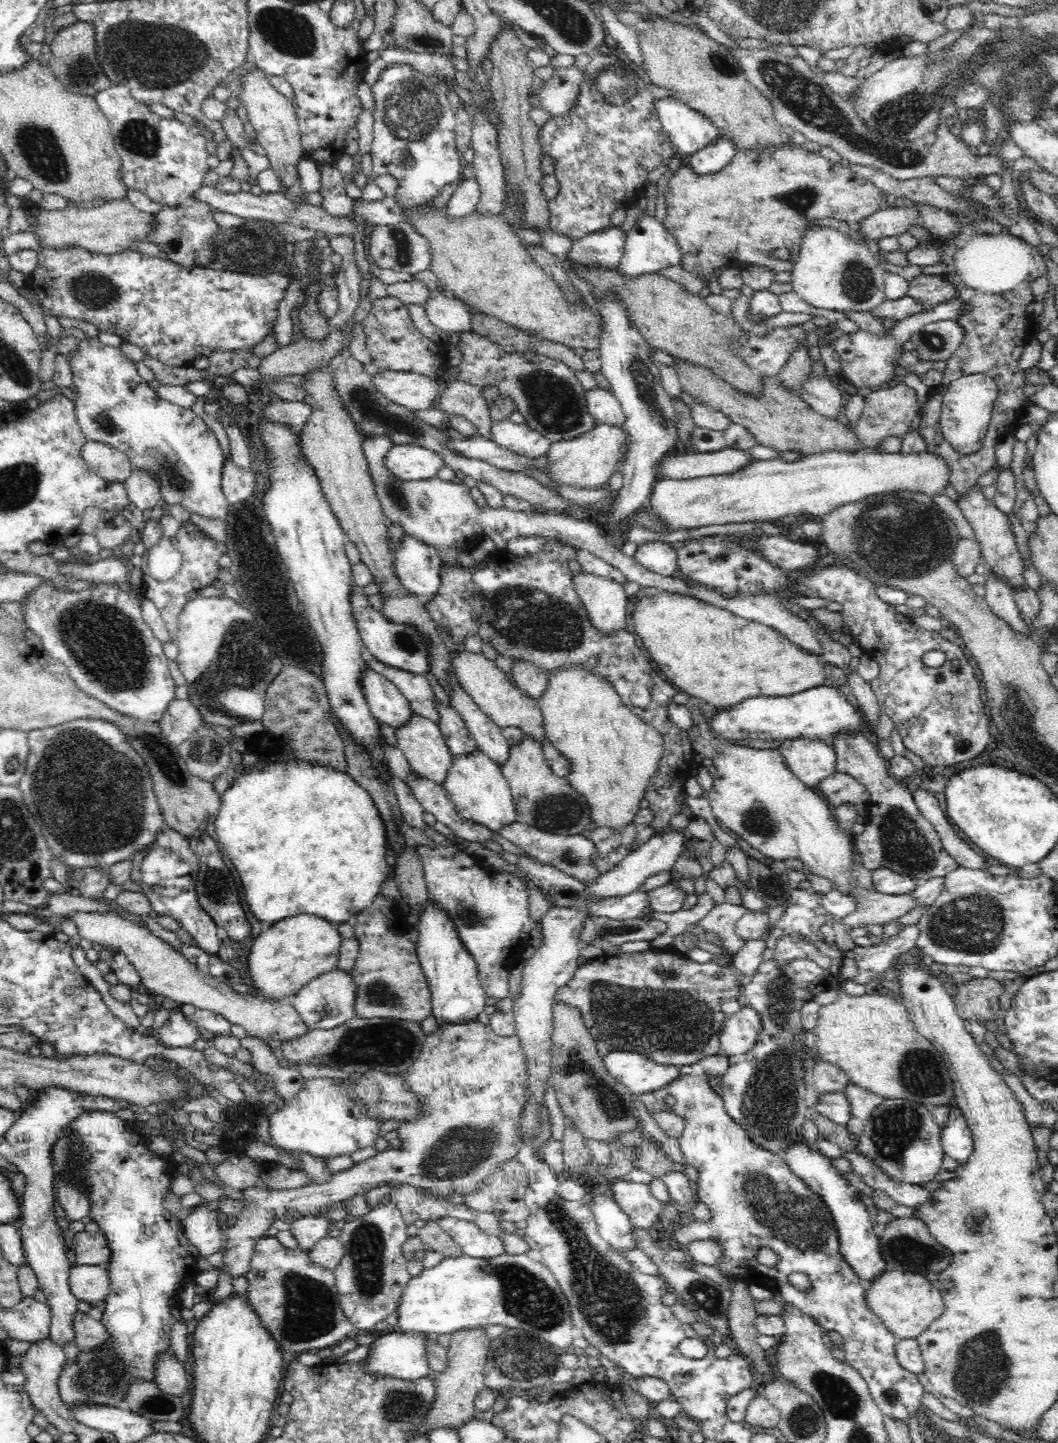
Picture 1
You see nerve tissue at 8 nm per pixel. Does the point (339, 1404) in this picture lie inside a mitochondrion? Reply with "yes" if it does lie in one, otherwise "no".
no

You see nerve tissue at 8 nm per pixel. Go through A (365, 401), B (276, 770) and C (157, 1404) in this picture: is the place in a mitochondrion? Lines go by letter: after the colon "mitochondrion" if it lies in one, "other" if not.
A: mitochondrion
B: other
C: mitochondrion

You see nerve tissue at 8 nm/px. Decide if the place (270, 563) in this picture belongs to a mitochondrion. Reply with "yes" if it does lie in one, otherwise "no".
no

